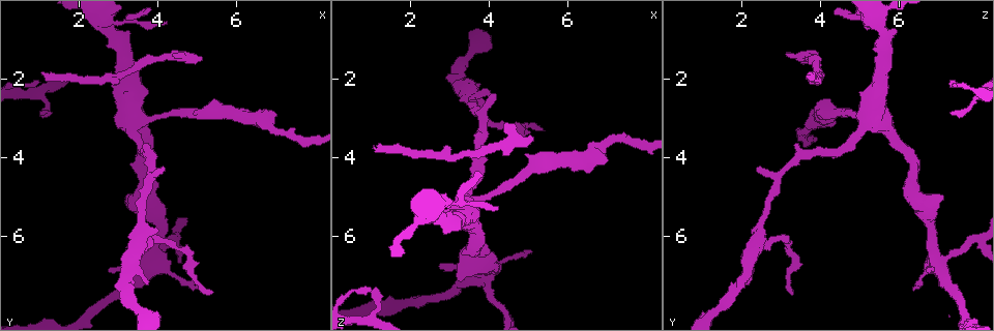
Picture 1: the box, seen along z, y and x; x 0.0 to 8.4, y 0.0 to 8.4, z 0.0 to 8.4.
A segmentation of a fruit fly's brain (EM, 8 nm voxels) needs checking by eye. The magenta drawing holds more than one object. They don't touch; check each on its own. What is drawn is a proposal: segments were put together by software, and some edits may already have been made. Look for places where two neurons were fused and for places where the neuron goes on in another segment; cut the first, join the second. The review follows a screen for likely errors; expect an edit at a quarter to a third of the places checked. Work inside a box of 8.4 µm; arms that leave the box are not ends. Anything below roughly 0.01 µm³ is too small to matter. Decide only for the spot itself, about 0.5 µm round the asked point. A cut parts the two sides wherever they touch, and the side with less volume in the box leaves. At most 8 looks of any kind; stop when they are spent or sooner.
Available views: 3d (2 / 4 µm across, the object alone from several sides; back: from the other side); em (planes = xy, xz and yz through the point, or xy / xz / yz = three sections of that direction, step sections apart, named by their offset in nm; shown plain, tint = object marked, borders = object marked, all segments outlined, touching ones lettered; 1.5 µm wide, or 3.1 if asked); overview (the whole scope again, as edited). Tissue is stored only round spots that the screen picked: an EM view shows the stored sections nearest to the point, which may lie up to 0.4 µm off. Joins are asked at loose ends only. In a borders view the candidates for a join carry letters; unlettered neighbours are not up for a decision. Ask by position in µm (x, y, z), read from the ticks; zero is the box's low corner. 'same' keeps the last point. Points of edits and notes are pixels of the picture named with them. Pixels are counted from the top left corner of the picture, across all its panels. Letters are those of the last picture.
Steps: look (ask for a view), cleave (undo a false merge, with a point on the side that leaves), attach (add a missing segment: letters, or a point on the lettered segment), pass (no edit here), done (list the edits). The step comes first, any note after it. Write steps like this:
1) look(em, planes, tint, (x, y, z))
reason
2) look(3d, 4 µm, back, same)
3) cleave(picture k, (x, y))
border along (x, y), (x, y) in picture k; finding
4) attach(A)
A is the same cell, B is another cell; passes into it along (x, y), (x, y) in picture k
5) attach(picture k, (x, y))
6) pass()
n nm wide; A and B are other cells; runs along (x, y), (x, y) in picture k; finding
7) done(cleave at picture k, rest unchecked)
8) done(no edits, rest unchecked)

look(3d, 4 µm, (2.60, 0.65, 5.45))
two arms in line, one across

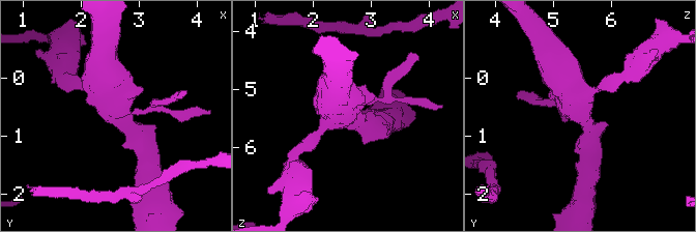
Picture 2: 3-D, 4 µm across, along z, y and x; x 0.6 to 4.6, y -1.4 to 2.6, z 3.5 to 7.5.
look(em, planes, borders, (2.60, 0.60, 5.50))
3 arms; need the tissue

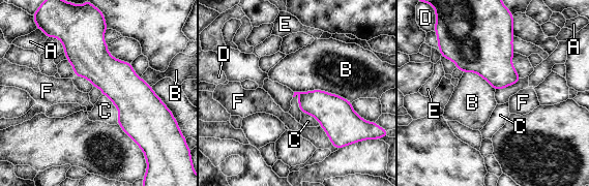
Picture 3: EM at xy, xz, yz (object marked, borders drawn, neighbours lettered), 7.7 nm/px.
pass()
A, B, C, D, E and F are other cells; border along (294, 91), (324, 90), (351, 102) in picture 3; all the same neuron

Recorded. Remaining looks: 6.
look(em, planes, borders, (1.10, 1.90, 3.65))
free end

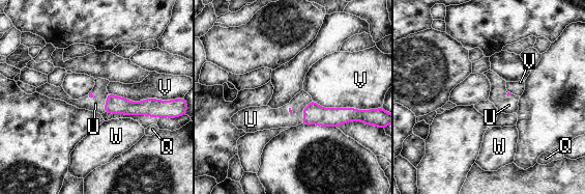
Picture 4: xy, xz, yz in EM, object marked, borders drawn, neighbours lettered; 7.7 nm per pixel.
attach(U)
U is the same cell, Q, V and W are other cells; passes into it along (314, 114), (301, 112), (270, 118) in picture 4; the neuron continues

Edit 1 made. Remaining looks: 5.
look(overview)
see it whole again

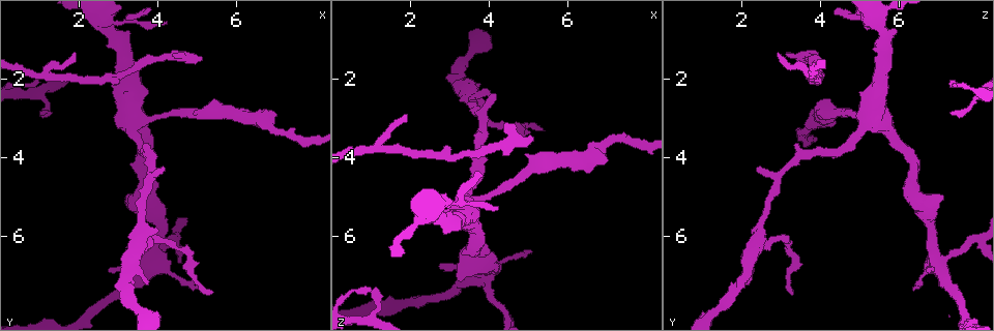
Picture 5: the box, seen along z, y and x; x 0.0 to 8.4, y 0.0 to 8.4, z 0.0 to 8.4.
look(3d, 2 µm, (1.00, 2.00, 7.35))
branch stops here

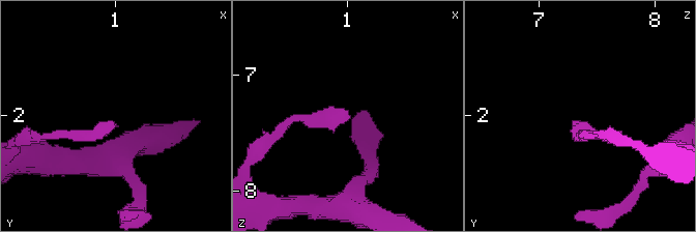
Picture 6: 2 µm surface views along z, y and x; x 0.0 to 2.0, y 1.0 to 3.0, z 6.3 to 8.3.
look(em, yz, step 4, borders, (0.98, 2.04, 7.32))
shape alone is not enough

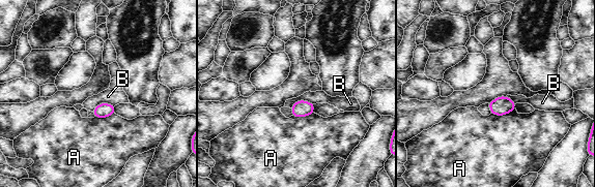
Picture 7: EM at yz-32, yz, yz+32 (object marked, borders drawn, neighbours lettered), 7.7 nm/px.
look(em, planes, borders, same)

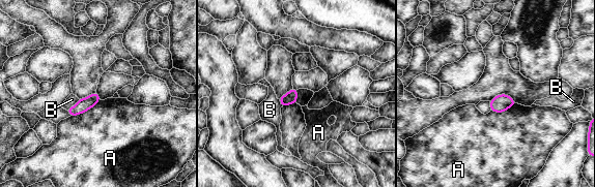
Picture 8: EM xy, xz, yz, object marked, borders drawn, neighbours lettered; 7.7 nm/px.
pass()
A touches over 280 nm; A and B are other cells; border along (101, 99), (86, 111), (71, 116) in picture 8; no lettered segment goes on from it

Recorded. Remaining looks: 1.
done(attach at picture 4, rest unchecked)

